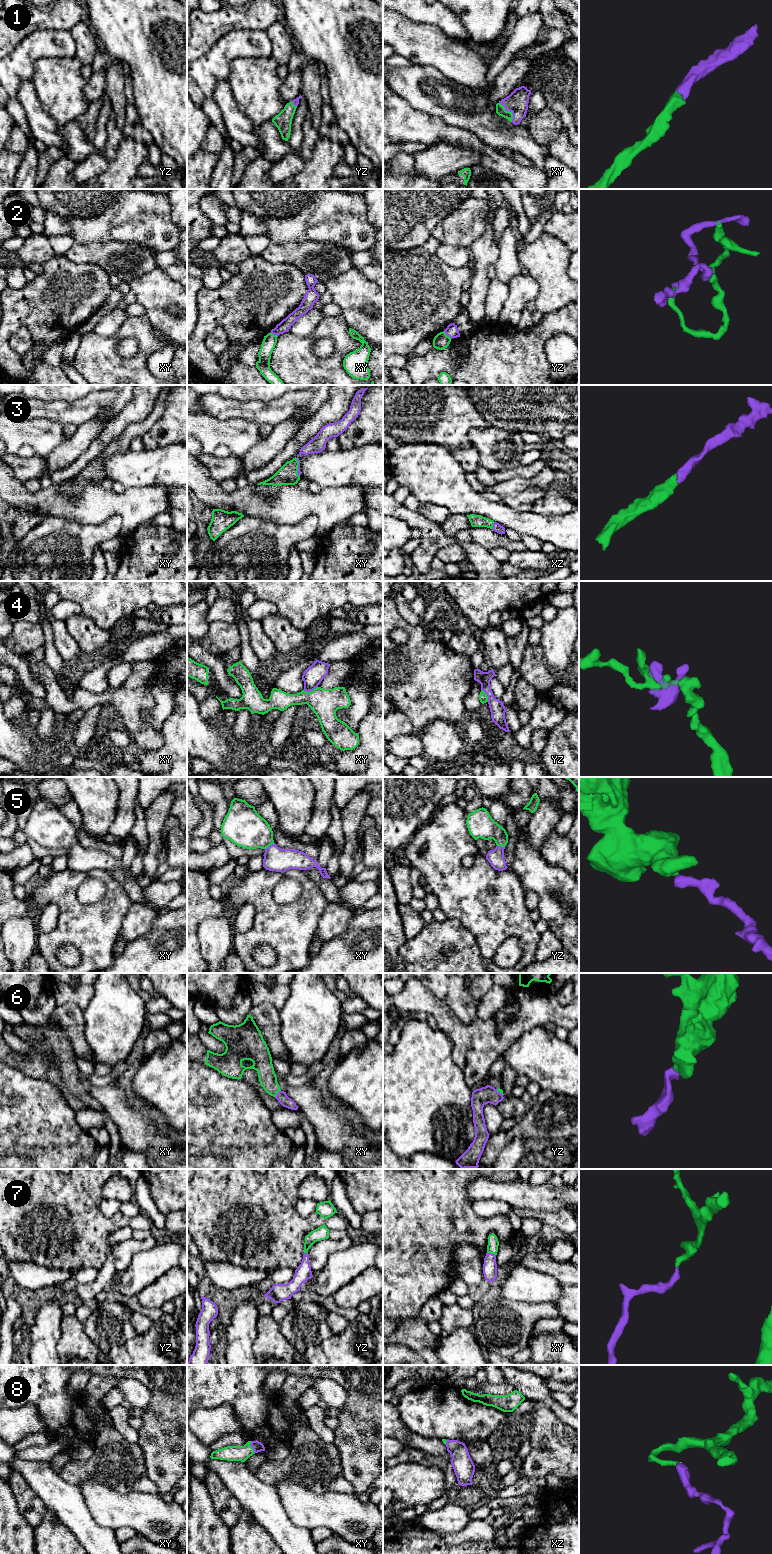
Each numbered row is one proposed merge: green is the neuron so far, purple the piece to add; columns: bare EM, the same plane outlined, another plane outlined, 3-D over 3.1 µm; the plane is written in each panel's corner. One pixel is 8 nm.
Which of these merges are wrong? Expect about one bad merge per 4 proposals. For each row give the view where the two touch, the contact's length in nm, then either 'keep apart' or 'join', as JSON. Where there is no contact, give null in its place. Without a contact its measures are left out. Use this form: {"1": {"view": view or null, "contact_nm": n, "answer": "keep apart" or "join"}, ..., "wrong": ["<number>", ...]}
{"1": {"view": "xy", "contact_nm": 190, "answer": "join"}, "2": {"view": "yz", "contact_nm": 90, "answer": "keep apart"}, "3": {"view": "xy", "contact_nm": 150, "answer": "join"}, "4": {"view": "xy", "contact_nm": 120, "answer": "keep apart"}, "5": {"view": "xy", "contact_nm": 90, "answer": "join"}, "6": {"view": "xy", "contact_nm": 80, "answer": "join"}, "7": {"view": "xy", "contact_nm": 80, "answer": "join"}, "8": {"view": "xy", "contact_nm": 110, "answer": "join"}, "wrong": ["2", "4"]}

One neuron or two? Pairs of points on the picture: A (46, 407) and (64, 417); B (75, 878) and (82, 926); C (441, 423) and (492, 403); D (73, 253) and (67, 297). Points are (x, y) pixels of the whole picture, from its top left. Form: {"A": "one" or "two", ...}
{"A": "one", "B": "one", "C": "two", "D": "two"}

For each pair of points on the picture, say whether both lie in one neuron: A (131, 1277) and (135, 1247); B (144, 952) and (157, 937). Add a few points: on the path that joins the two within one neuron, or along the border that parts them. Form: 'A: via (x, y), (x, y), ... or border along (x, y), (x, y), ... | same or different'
A: border along (155, 1244), (148, 1249), (139, 1251), (120, 1274) | different
B: via (148, 947), (148, 939), (152, 938) | same

